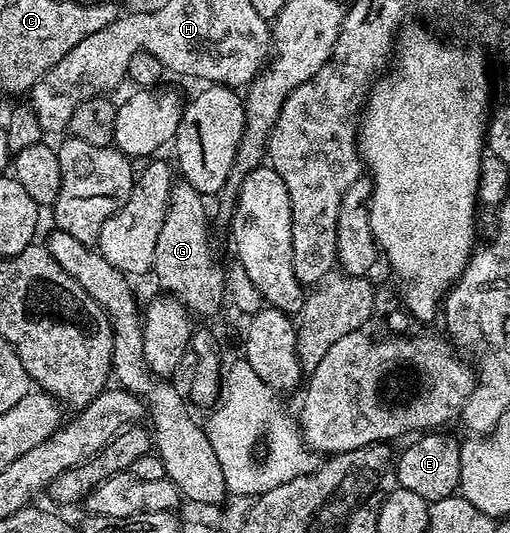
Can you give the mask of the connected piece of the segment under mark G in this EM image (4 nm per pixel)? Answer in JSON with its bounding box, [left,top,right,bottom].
[152,178,226,316]

